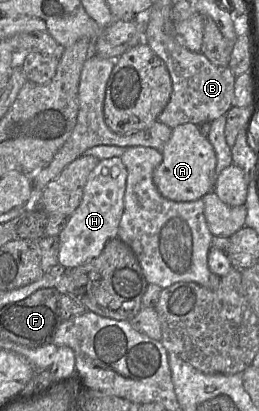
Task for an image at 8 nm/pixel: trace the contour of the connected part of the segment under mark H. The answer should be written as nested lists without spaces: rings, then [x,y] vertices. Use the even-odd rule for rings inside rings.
[[[120,157],[99,160],[88,176],[80,205],[68,218],[59,234],[58,262],[67,270],[81,266],[103,251],[106,243],[118,236],[124,210],[127,169]]]

